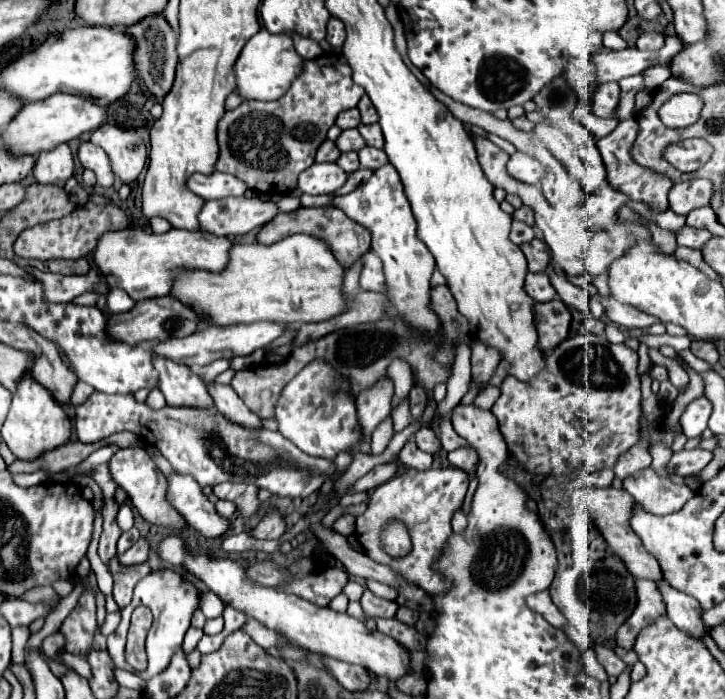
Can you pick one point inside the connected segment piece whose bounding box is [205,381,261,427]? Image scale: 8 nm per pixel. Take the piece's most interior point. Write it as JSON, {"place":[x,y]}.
{"place":[225,399]}

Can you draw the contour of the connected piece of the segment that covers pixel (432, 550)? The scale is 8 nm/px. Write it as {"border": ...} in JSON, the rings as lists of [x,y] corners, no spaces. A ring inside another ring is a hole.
{"border":[[[407,469],[405,473],[389,479],[389,483],[383,483],[373,491],[373,495],[369,497],[367,511],[357,517],[355,537],[361,543],[369,559],[391,567],[399,577],[403,577],[411,585],[421,587],[425,593],[439,595],[447,591],[447,583],[443,583],[443,579],[439,579],[439,575],[431,571],[431,563],[435,561],[435,555],[439,555],[447,537],[453,533],[451,515],[455,509],[461,507],[465,493],[467,493],[467,473],[465,471],[459,471],[459,469],[409,471]],[[393,517],[401,519],[407,525],[411,543],[413,543],[413,549],[401,559],[391,559],[389,555],[385,555],[379,543],[379,533],[381,533],[383,523]]]}

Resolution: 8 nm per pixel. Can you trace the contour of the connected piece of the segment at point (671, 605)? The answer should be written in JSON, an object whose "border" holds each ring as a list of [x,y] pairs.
{"border":[[[659,579],[657,581],[657,589],[663,595],[663,603],[667,607],[667,617],[683,631],[695,635],[695,637],[703,637],[703,633],[707,631],[707,627],[699,621],[699,615],[703,613],[699,603],[695,603],[695,599],[691,599],[689,595],[677,591],[675,587],[671,587],[667,581]]]}

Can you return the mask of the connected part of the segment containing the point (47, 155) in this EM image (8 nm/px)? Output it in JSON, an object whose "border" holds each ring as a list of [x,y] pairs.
{"border":[[[67,143],[57,145],[51,151],[43,151],[37,155],[33,177],[37,183],[51,183],[65,187],[67,179],[73,177],[75,171],[75,157]]]}

